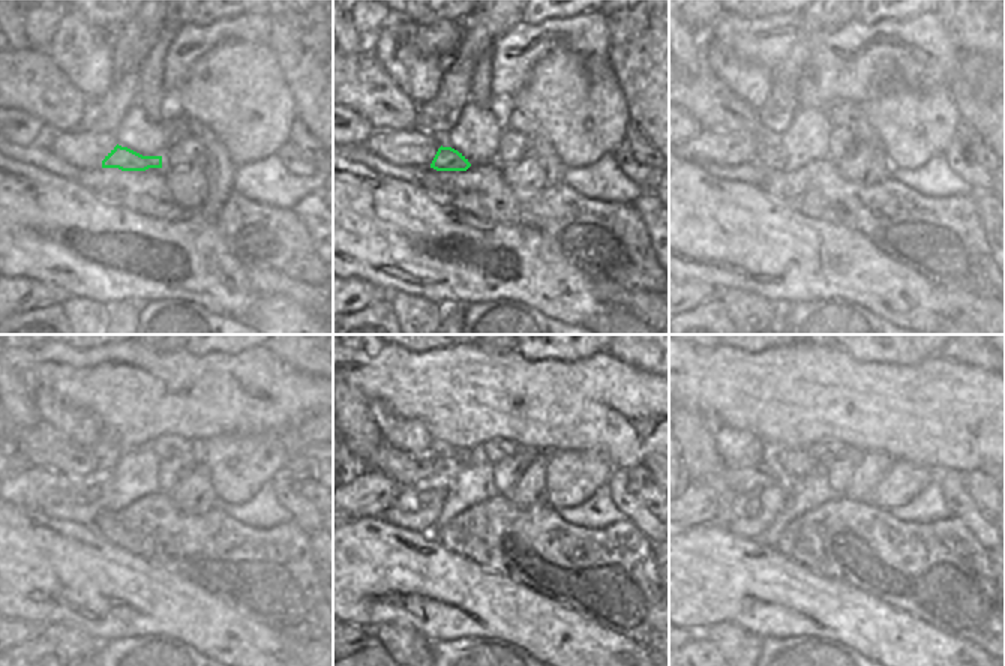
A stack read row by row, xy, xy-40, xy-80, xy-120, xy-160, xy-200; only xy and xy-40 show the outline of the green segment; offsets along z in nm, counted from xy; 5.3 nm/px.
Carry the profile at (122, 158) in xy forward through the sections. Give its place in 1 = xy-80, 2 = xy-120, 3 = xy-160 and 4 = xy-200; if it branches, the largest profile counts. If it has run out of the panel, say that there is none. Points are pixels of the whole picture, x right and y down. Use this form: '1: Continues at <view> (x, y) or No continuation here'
1: Continues at xy-80 (773, 156)
2: Continues at xy-120 (96, 491)
3: Continues at xy-160 (407, 500)
4: Continues at xy-200 (750, 507)

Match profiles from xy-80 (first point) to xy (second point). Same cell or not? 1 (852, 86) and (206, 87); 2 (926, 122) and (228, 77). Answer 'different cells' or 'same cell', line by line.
1: different cells
2: same cell

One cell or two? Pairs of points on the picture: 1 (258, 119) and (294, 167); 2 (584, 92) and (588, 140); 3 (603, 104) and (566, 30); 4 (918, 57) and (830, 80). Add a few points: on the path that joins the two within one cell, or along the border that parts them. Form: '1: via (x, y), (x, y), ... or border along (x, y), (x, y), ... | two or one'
1: border along (287, 140), (275, 152) | two
2: via (584, 104), (584, 128) | one
3: border along (608, 53), (551, 51), (542, 59) | two
4: via (896, 57), (852, 63) | one

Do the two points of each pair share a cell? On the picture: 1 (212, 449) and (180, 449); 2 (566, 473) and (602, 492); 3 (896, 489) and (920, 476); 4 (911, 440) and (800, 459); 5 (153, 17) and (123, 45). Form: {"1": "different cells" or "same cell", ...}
{"1": "different cells", "2": "different cells", "3": "same cell", "4": "different cells", "5": "same cell"}

